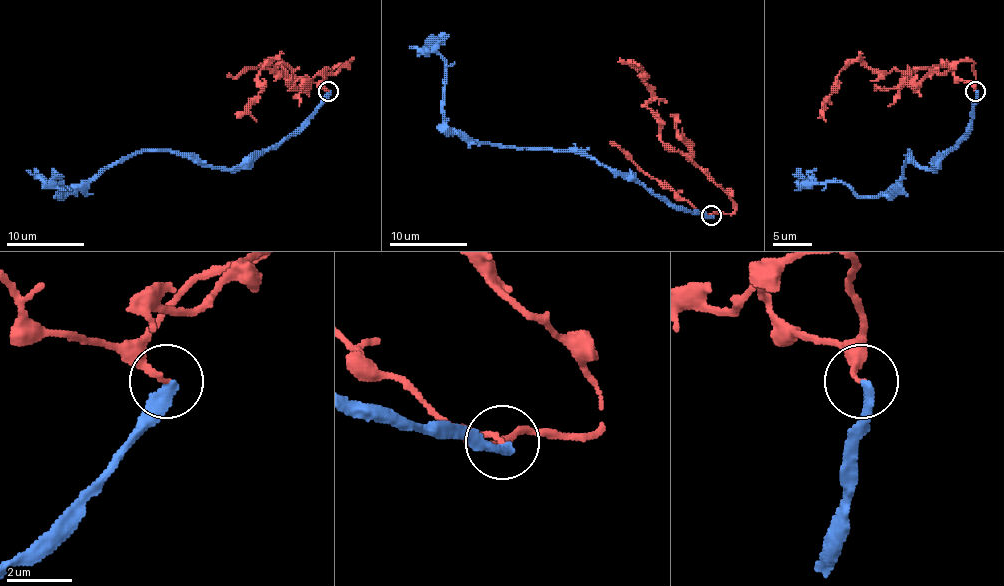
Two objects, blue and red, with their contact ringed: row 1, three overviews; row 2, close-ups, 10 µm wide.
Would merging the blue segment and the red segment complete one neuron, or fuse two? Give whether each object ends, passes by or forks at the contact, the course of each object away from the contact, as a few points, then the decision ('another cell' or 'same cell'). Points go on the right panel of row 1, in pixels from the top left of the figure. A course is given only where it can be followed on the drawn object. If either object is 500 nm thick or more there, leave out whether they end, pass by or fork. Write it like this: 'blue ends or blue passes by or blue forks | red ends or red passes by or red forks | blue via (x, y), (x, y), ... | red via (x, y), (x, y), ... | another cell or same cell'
blue ends | red ends | blue via (976, 90), (968, 131), (931, 168), (909, 151), (888, 196), (810, 184), (806, 170) | red via (976, 90), (974, 63), (911, 83), (851, 61), (826, 122) | another cell

